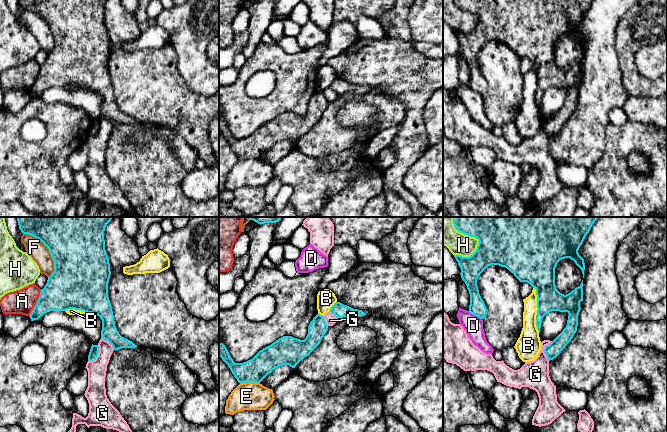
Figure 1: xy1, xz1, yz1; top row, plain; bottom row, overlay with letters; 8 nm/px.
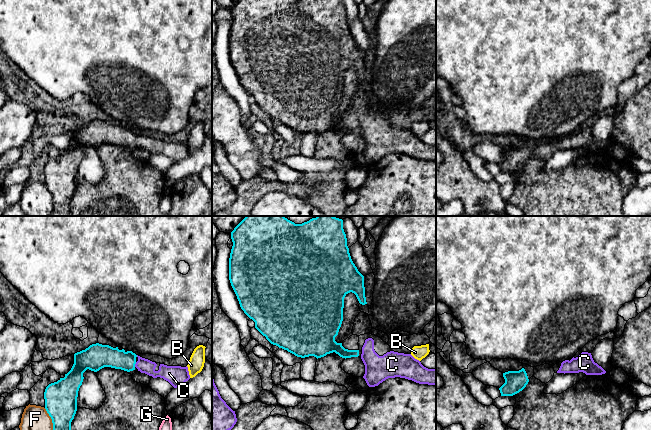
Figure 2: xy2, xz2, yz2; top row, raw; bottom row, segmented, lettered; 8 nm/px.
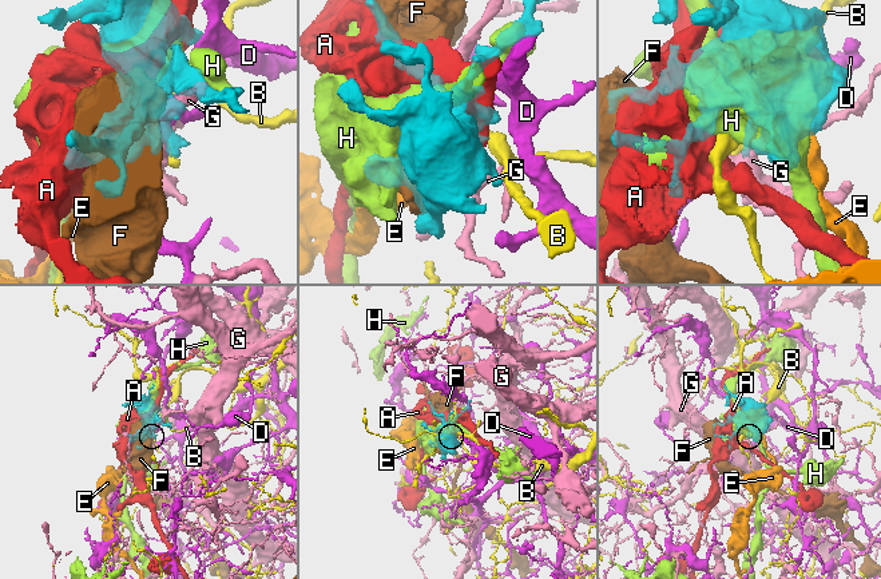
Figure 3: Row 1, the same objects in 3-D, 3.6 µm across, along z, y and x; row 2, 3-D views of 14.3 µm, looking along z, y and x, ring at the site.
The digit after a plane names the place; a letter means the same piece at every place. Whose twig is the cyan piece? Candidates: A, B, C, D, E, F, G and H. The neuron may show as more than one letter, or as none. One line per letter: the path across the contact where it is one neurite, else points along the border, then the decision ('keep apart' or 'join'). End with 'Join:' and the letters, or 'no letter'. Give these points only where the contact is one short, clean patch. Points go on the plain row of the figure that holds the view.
A: keep apart
B: keep apart
C: across xy2 (105, 132), (135, 139), (143, 141) | join
D: keep apart
E: keep apart
F: keep apart
G: keep apart
H: keep apart
Join: C

